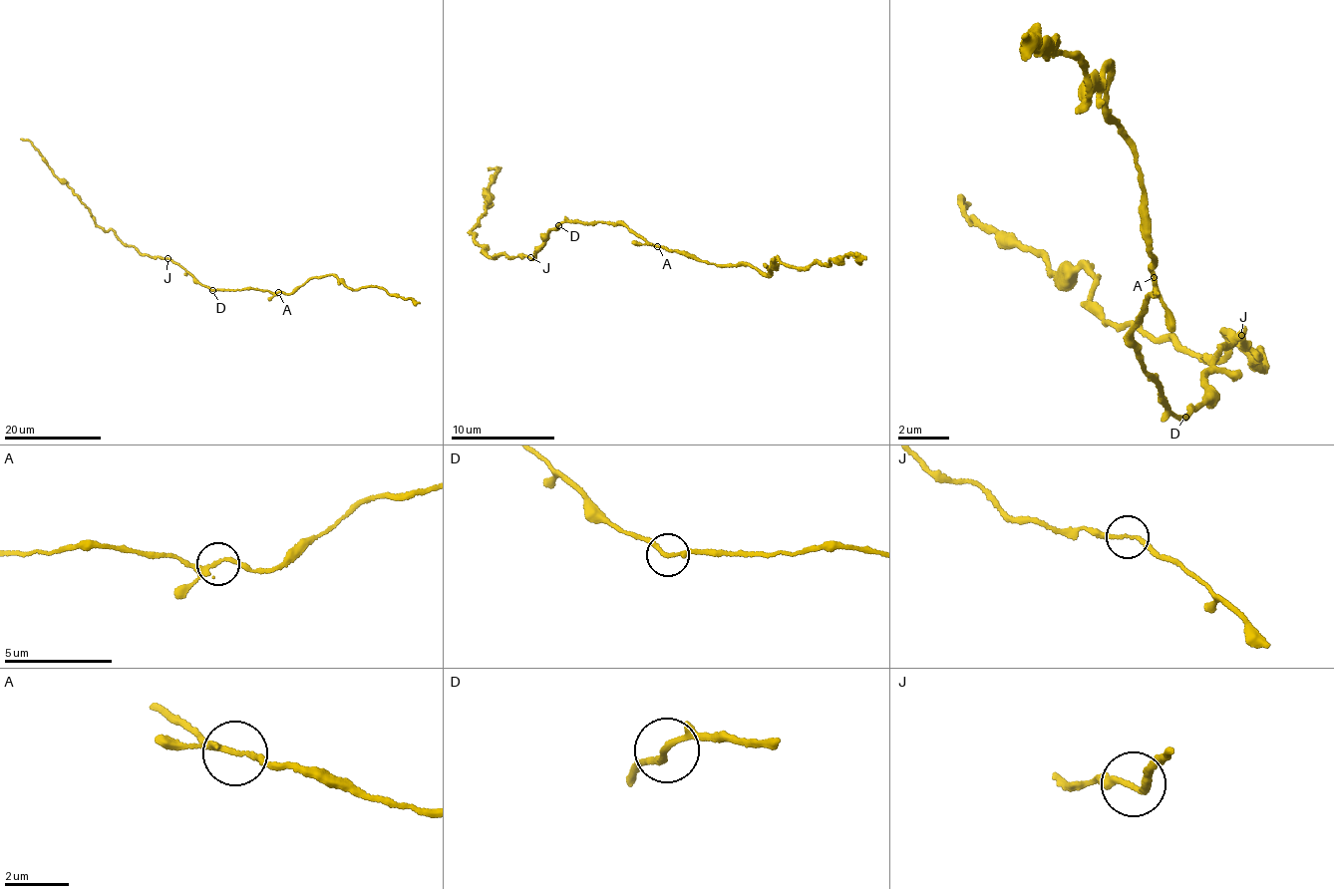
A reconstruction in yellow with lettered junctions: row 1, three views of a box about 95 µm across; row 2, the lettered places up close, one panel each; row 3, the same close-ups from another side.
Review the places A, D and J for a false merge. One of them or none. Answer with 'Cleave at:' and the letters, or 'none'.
Cleave at: none

